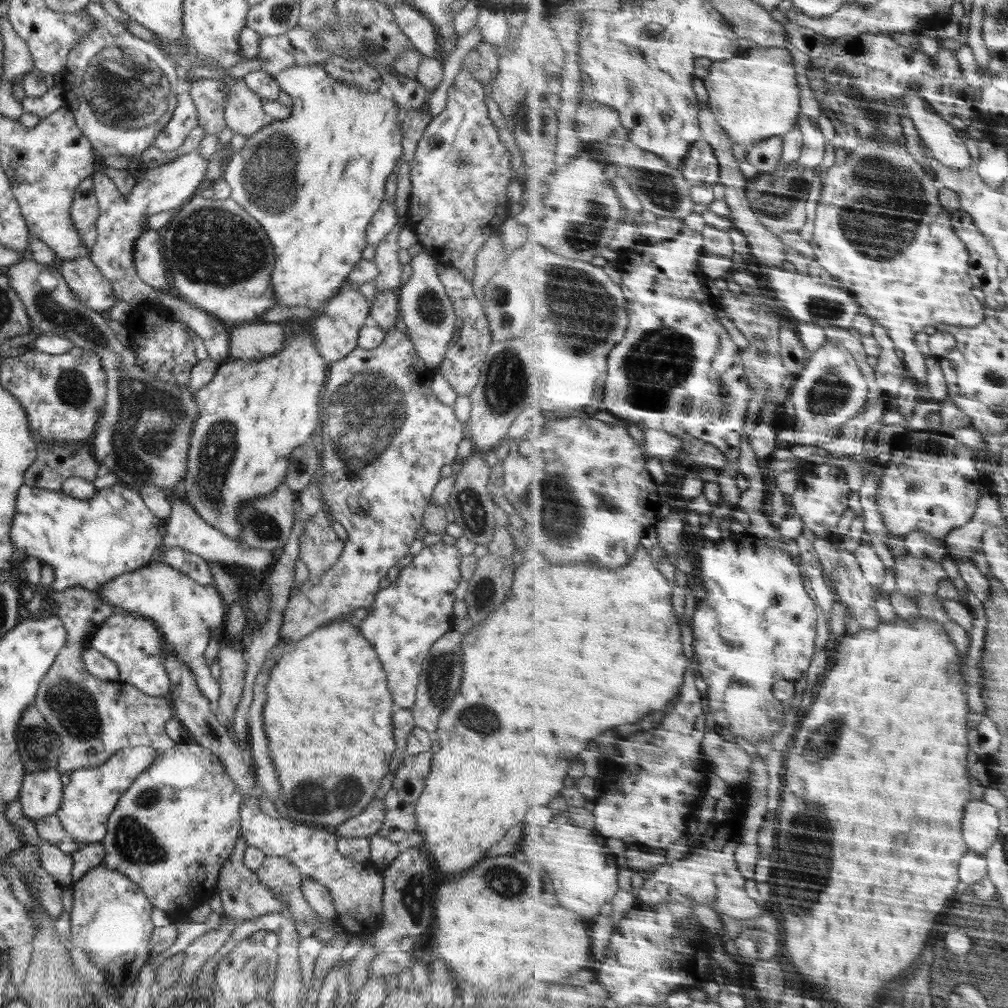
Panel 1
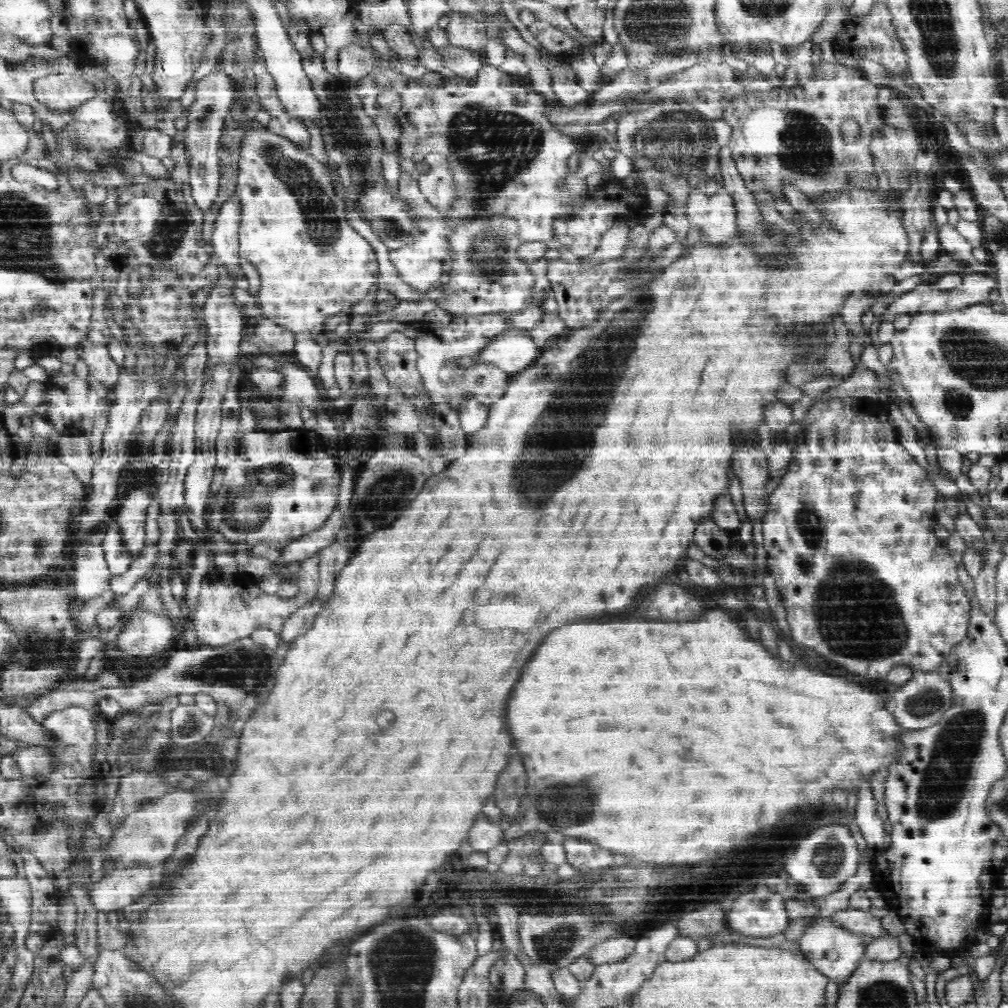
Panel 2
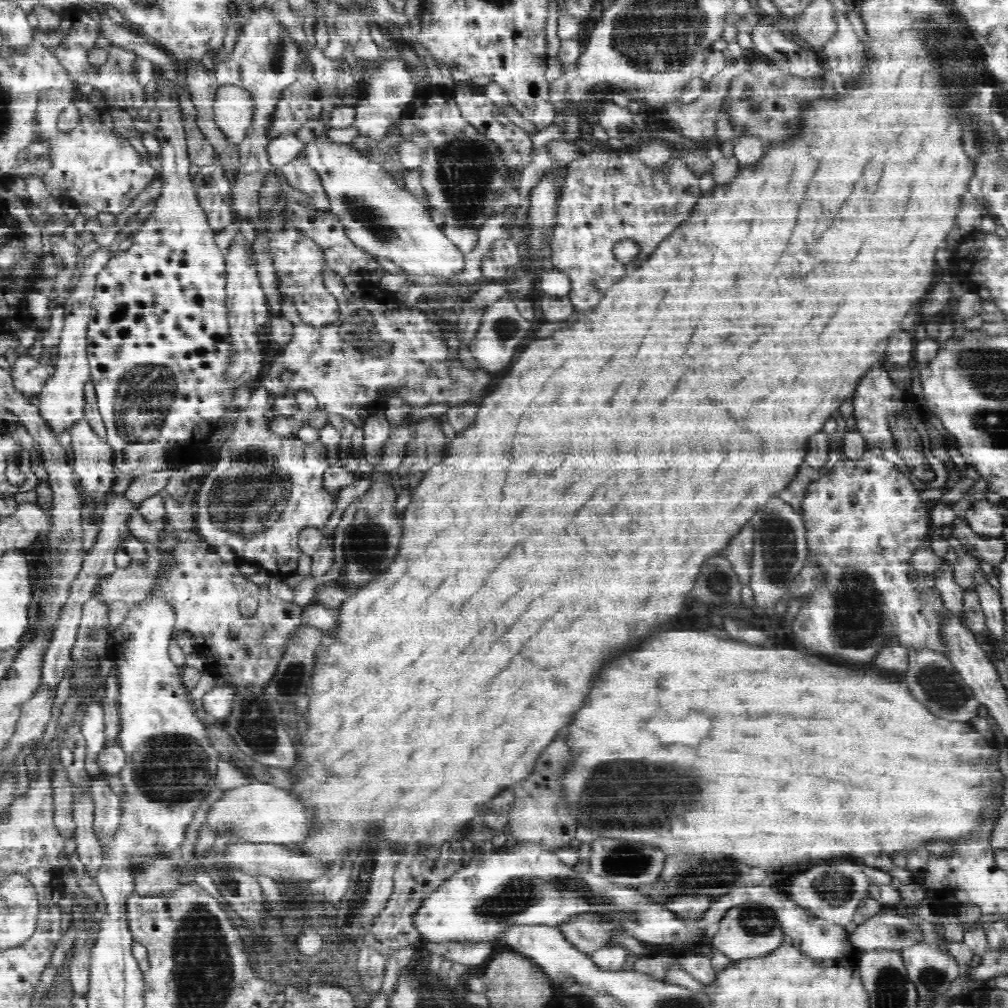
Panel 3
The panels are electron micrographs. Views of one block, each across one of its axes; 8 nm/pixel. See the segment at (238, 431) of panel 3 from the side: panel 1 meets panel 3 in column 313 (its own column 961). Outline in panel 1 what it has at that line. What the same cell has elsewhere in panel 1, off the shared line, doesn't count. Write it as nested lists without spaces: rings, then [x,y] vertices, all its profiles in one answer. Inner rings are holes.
[[[924,430],[904,434],[895,443],[878,496],[878,508],[894,534],[918,530],[944,540],[975,517],[983,492],[992,490],[992,475],[979,470],[977,453],[950,434]]]

